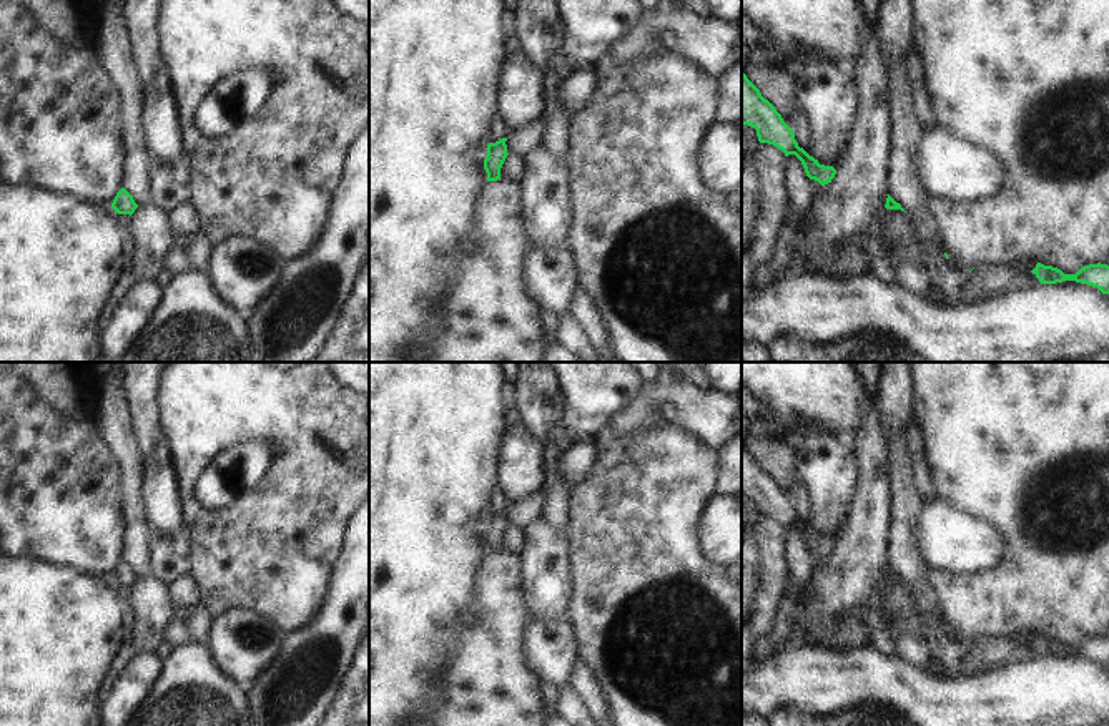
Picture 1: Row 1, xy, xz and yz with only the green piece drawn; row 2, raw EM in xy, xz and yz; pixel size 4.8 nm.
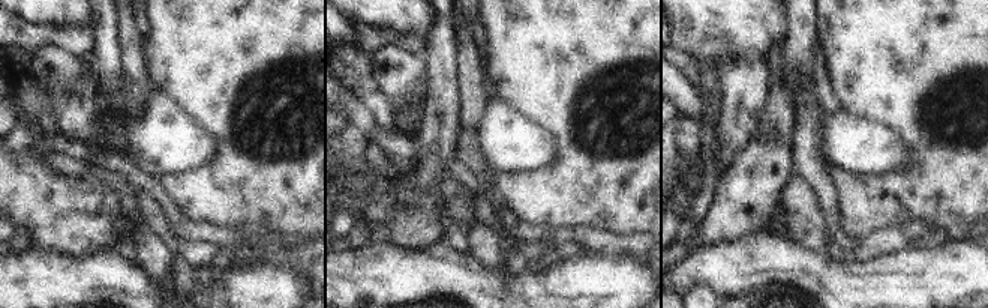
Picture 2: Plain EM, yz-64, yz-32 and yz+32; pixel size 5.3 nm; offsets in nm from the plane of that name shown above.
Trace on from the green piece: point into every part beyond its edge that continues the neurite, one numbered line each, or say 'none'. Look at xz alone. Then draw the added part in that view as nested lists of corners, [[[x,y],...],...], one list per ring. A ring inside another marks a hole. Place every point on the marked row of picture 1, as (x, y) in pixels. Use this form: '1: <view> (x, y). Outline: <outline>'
none

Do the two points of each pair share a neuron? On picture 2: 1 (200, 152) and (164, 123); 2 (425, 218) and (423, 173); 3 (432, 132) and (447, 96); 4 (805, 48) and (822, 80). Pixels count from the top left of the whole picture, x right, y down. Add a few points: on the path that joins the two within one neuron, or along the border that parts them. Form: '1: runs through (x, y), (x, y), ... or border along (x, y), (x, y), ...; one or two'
1: runs through (191, 146), (186, 146), (173, 132); one
2: border along (395, 179), (405, 208), (441, 191); two
3: runs through (441, 123), (444, 105); one
4: border along (819, 42), (814, 51), (817, 99); two

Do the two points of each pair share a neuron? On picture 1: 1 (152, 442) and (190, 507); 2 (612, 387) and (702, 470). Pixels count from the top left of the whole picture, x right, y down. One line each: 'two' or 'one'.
1: two
2: two

